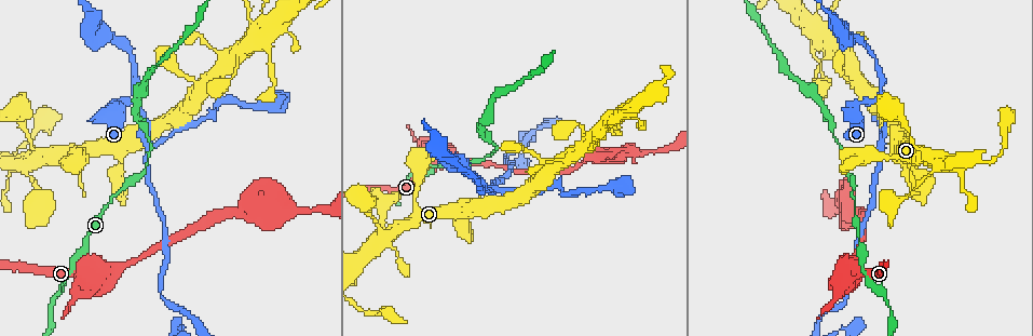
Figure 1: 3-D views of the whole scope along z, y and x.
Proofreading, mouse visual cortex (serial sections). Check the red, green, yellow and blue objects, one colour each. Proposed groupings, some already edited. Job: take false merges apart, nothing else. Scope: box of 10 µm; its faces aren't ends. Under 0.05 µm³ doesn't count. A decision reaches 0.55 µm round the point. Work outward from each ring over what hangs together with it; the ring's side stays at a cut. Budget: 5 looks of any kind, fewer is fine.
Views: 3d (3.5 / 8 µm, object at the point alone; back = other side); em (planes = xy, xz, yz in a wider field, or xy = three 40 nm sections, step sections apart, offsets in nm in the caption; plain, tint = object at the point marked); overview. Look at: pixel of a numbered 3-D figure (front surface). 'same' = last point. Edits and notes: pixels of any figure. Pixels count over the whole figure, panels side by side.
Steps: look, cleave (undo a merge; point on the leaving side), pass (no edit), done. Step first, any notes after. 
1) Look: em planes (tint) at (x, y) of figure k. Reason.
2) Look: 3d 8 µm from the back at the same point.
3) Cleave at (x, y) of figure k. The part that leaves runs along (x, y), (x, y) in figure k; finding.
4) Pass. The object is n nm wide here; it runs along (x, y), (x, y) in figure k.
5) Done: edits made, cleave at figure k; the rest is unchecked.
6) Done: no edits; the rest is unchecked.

Look: 3d 8 µm at (879, 144) of figure 1. Three-way junction.

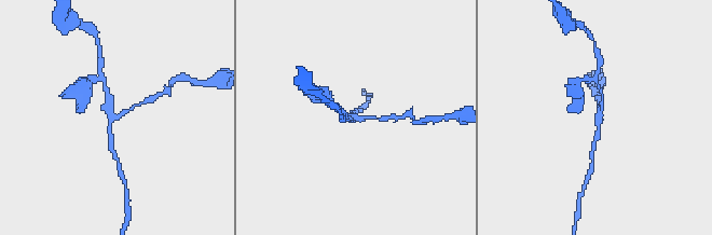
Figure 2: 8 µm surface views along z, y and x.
Look: em xy step 5 (tint) at the same point. 3 arms meet here; the arms are 150, 150, 200 nm wide.

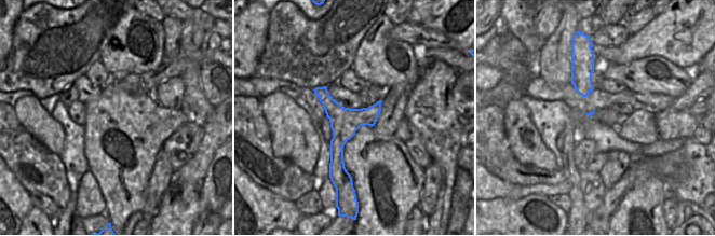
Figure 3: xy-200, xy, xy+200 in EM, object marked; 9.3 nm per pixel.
Pass. The object is 260 nm wide here; it runs along (104, 85), (113, 118), (137, 105) in figure 2; one cell here.

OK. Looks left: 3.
Look: 3d 8 µm from the back at (814, 49) of figure 1. Calibre changes.

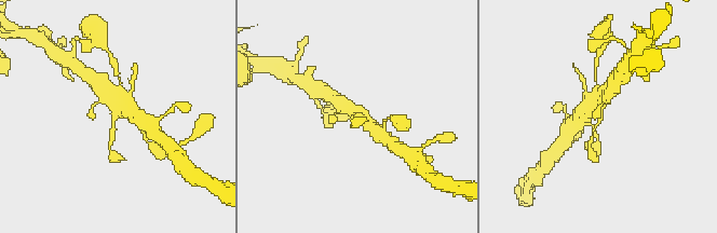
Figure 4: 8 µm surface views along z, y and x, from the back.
Look: 3d 3.5 µm at the same point. Closer look.

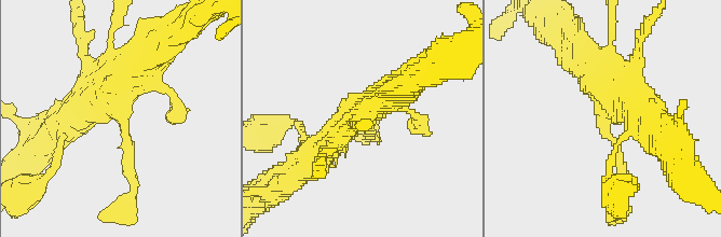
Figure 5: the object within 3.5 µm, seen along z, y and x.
Look: em planes (tint) at (118, 117) of figure 5. 4 arms meet here; the arms are 150, 200, 400, 450 nm wide.

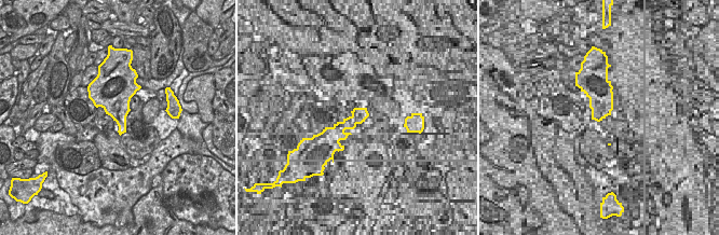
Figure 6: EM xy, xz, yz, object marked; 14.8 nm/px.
Pass. It runs along (73, 114), (97, 98), (120, 114), (134, 184) in figure 5; one cell here.

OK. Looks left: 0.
Done: no edits; the rest is unchecked.

